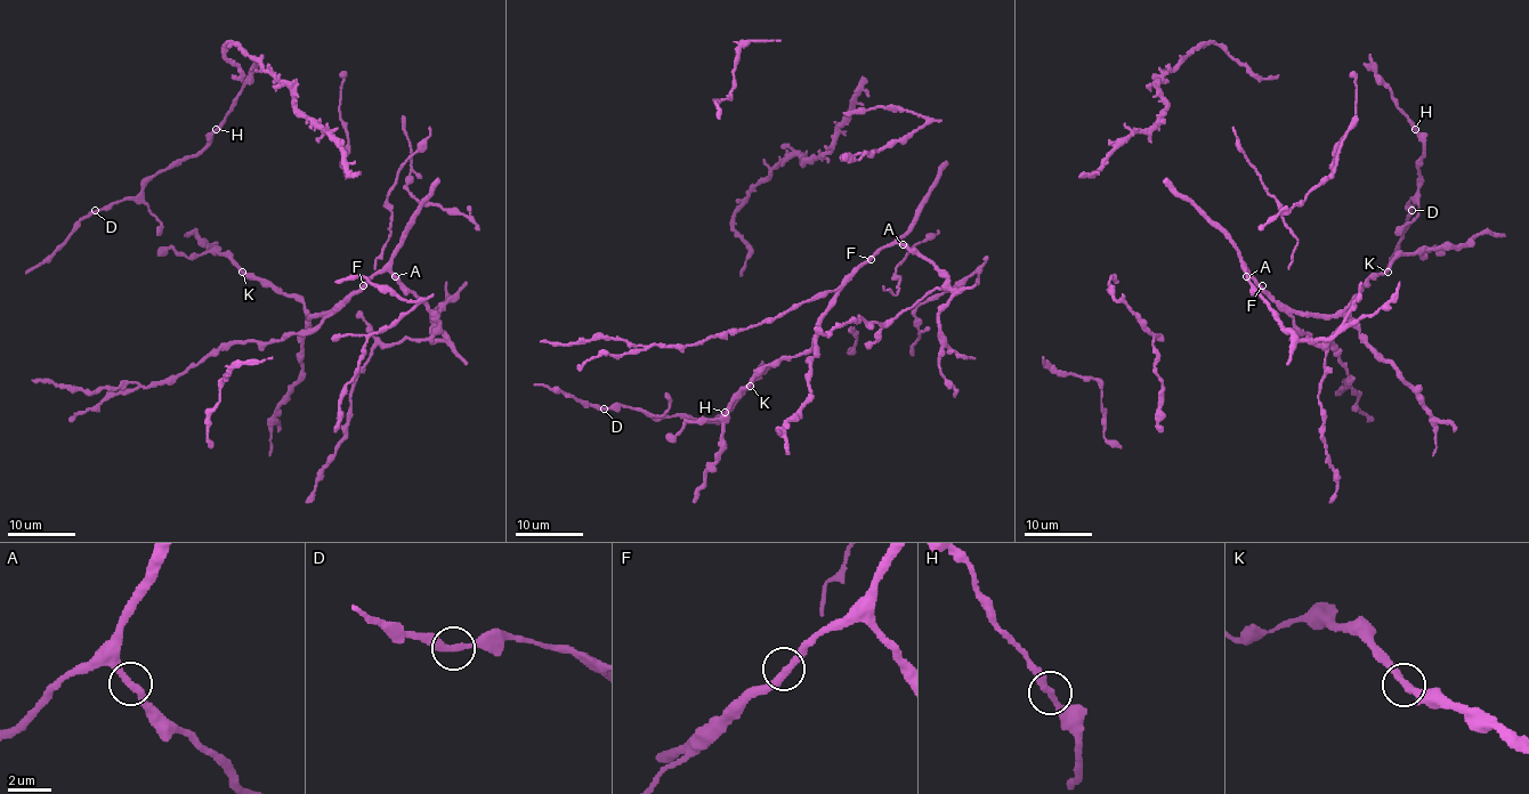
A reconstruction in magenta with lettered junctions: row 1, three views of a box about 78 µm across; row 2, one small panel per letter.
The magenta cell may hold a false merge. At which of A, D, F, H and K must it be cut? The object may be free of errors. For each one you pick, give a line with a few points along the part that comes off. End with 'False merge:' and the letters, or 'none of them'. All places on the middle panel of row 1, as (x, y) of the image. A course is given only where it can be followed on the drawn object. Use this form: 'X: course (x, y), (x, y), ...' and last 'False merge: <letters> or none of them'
False merge: none of them

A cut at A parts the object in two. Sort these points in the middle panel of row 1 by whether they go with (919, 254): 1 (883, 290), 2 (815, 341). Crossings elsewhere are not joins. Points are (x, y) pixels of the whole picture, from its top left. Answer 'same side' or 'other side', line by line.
1: other side
2: other side

